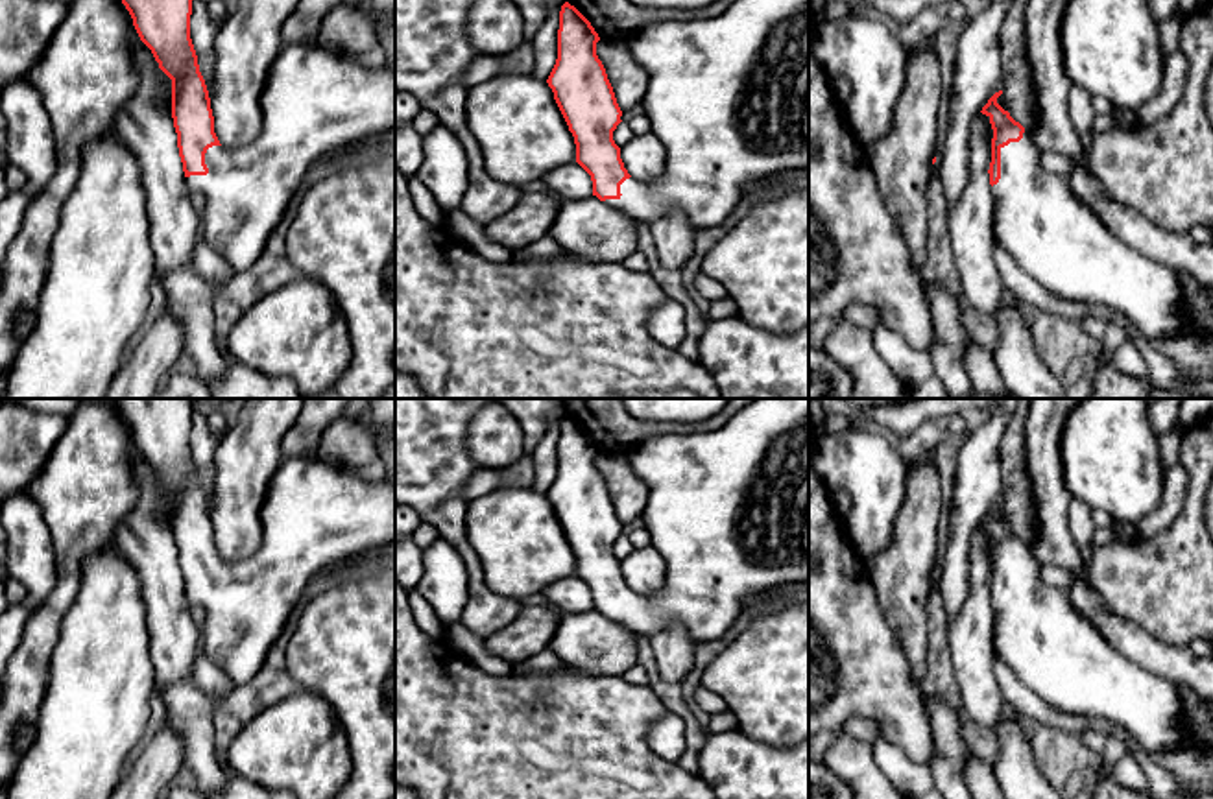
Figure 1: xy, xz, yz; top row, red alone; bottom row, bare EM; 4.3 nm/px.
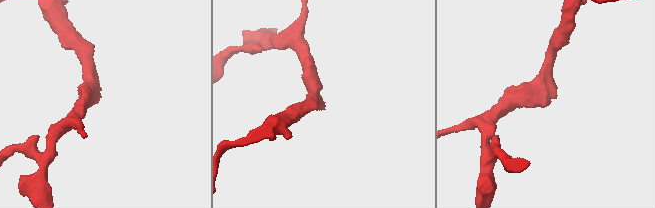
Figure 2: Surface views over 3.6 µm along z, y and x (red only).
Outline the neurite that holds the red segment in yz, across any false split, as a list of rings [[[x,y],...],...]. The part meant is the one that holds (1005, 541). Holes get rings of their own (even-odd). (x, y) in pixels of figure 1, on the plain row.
[[[995,506],[982,520],[990,531],[990,598],[995,614],[993,648],[1015,677],[1051,707],[1082,718],[1100,718],[1124,727],[1148,753],[1187,747],[1193,734],[1185,727],[1176,685],[1137,666],[1119,653],[1099,629],[1069,602],[1065,590],[1041,581],[1041,563],[1030,546],[1004,524]]]

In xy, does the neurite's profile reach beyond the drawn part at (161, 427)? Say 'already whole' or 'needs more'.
needs more

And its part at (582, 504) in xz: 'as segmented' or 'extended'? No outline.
extended

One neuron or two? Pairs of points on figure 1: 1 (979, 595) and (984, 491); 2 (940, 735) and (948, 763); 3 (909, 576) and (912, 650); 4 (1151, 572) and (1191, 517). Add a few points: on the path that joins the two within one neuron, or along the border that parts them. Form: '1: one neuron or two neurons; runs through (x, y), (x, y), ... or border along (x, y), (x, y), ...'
1: two neurons; border along (979, 524), (970, 537), (968, 569)
2: one neuron; runs through (948, 742), (948, 755)
3: one neuron; runs through (909, 595), (912, 632)
4: one neuron; runs through (1164, 560), (1189, 530)

